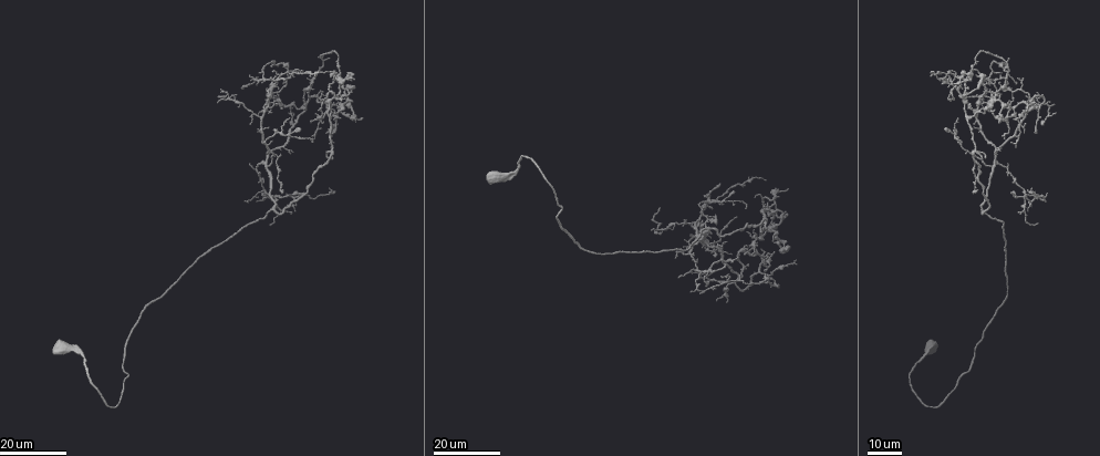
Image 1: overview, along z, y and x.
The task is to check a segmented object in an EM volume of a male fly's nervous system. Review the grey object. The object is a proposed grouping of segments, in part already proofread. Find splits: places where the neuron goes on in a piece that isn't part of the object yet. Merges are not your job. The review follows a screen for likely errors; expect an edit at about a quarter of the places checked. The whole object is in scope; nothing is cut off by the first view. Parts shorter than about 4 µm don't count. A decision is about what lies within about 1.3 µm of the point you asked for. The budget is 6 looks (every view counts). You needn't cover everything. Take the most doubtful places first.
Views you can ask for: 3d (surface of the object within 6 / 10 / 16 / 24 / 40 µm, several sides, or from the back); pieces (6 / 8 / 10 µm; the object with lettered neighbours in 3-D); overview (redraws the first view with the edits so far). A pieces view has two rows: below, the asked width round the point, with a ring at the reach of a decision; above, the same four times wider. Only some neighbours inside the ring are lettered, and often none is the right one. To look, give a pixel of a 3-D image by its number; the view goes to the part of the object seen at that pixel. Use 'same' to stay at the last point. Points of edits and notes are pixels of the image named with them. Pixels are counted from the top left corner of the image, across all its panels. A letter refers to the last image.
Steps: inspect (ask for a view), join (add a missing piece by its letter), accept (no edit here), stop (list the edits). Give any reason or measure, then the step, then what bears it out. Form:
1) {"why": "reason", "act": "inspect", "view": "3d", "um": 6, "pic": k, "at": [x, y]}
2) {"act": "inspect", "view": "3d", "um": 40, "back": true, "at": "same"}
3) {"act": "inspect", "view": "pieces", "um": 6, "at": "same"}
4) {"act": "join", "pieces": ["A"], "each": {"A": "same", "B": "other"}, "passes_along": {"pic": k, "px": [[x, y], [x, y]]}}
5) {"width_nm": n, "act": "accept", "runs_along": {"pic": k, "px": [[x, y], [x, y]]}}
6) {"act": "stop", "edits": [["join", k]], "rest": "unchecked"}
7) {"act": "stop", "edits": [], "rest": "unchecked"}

{"why": "an open end", "act": "inspect", "view": "3d", "um": 16, "pic": 1, "at": [759, 230]}

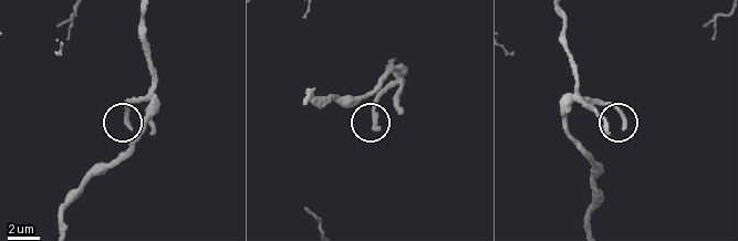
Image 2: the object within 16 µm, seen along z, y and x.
{"act": "inspect", "view": "pieces", "um": 6, "pic": 2, "at": [128, 129]}

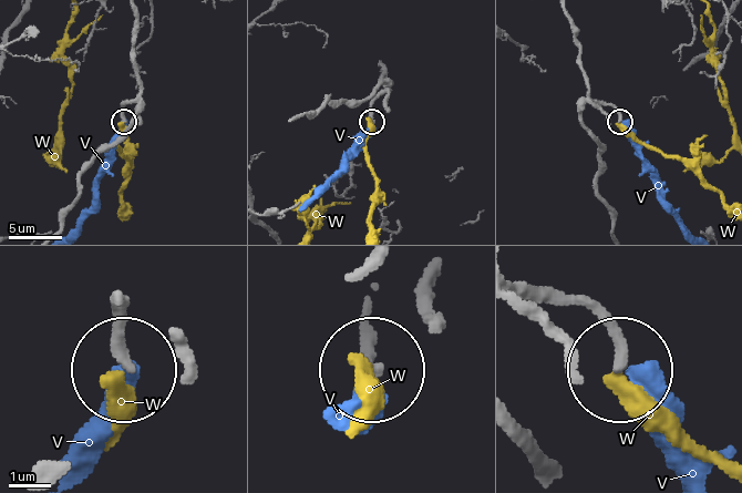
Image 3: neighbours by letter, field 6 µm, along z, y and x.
{"act": "accept", "each": {"V": "other", "W": "other"}, "found": "none of them fits"}

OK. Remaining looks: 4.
{"why": "an open end", "act": "inspect", "view": "3d", "um": 24, "pic": 1, "at": [675, 257]}

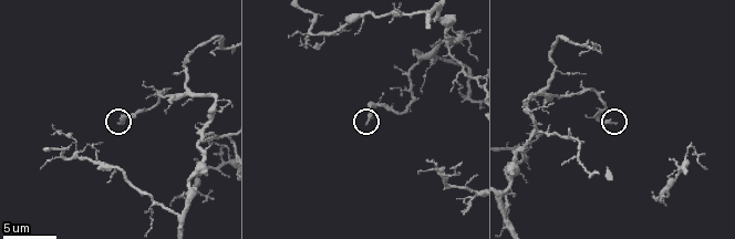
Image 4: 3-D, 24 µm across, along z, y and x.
{"act": "inspect", "view": "pieces", "um": 10, "pic": 4, "at": [614, 124]}

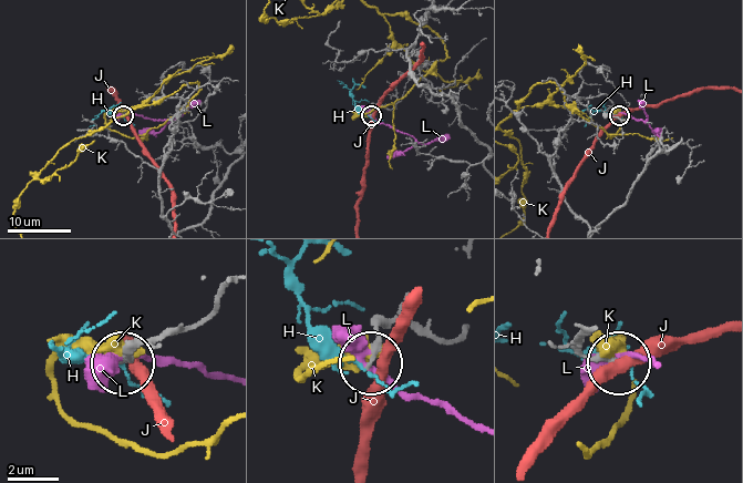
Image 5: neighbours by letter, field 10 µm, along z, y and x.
{"act": "accept", "each": {"H": "other", "J": "other", "K": "other", "L": "other"}, "found": "no lettered piece goes on from it"}

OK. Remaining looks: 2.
{"act": "inspect", "view": "3d", "um": 24, "pic": 1, "at": [287, 78]}

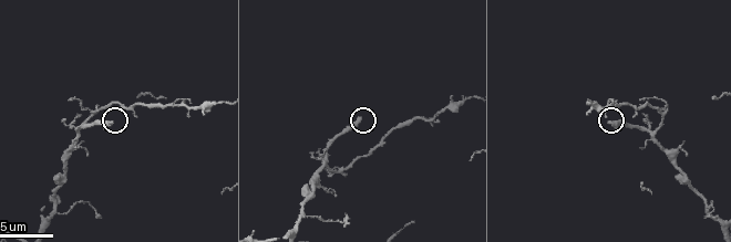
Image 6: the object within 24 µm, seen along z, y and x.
{"act": "inspect", "view": "pieces", "um": 10, "pic": 6, "at": [609, 120]}

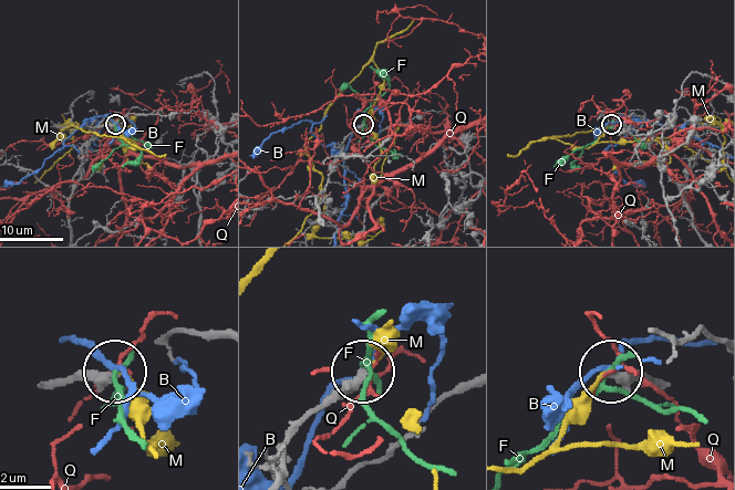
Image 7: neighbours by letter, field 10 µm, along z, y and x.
{"act": "accept", "each": {"B": "other", "F": "other", "M": "other", "Q": "other"}, "runs_along": {"pic": 7, "px": [[70, 200], [88, 142], [95, 128], [113, 125]]}, "found": "none of them fits"}

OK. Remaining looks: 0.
{"act": "stop", "edits": [], "rest": "unchecked"}

